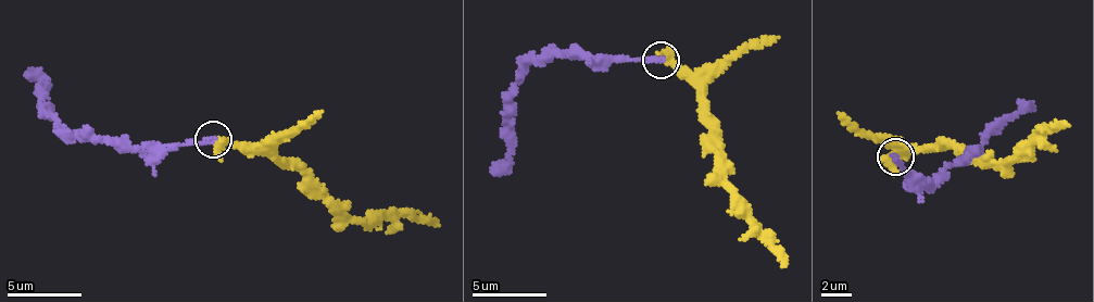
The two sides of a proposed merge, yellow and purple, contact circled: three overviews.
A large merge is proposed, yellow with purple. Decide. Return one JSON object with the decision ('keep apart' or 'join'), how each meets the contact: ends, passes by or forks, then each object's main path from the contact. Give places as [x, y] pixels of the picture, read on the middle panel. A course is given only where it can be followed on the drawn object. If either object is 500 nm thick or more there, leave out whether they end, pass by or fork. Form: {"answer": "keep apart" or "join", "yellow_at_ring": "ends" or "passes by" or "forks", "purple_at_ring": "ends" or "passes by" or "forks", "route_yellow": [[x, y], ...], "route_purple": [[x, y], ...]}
{"answer": "join", "yellow_at_ring": "passes by", "purple_at_ring": "ends", "route_yellow": [[659, 61], [698, 89], [707, 127], [725, 158], [738, 212], [786, 266]], "route_purple": [[659, 61], [532, 58], [524, 67], [506, 113], [512, 149], [492, 173]]}

